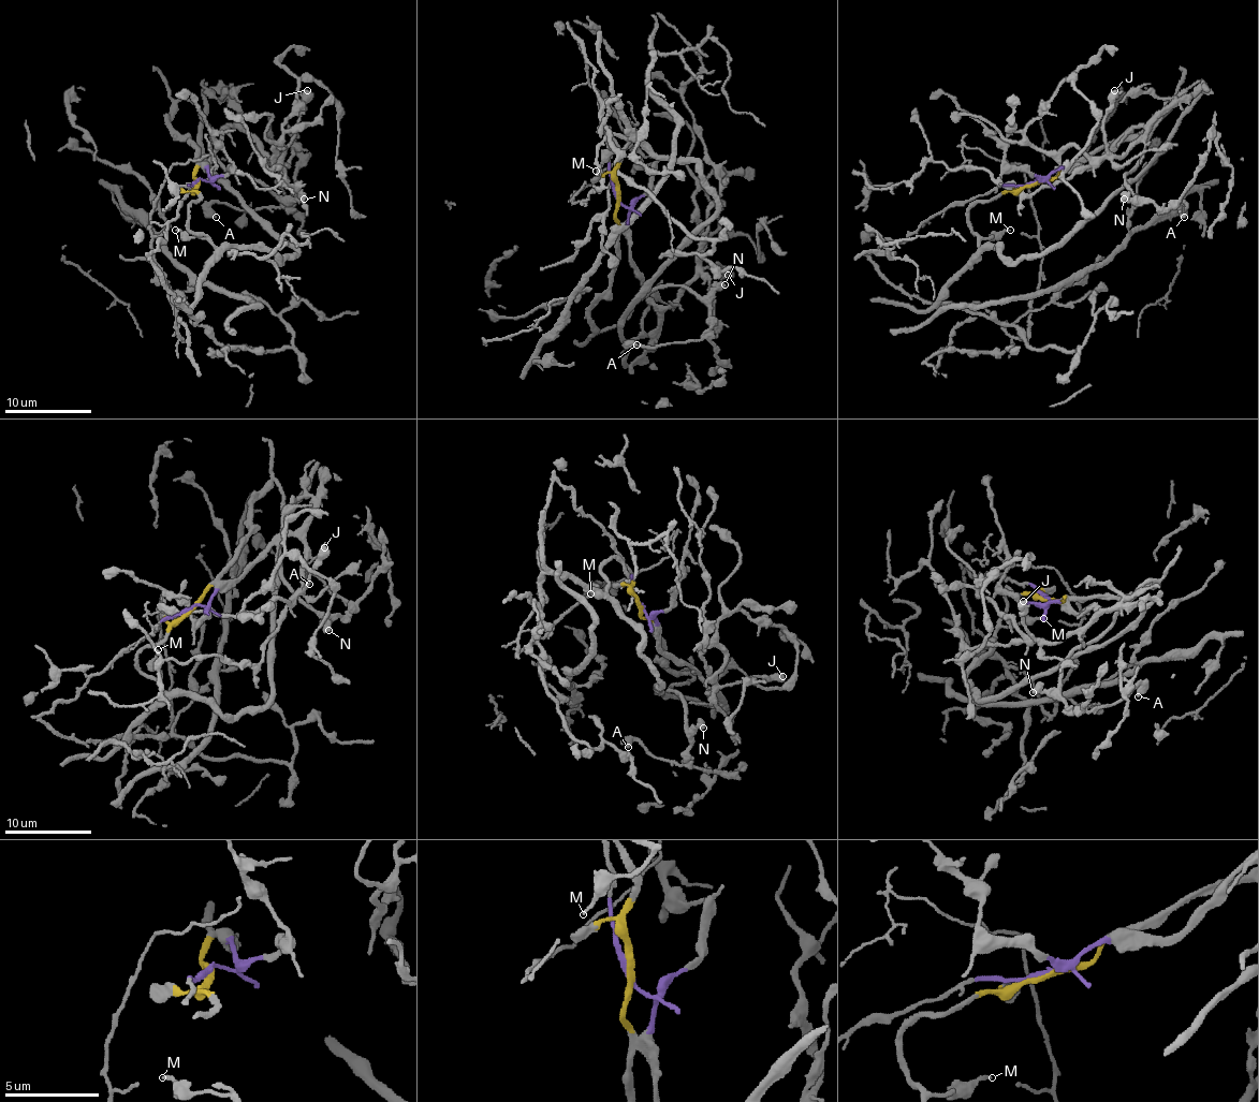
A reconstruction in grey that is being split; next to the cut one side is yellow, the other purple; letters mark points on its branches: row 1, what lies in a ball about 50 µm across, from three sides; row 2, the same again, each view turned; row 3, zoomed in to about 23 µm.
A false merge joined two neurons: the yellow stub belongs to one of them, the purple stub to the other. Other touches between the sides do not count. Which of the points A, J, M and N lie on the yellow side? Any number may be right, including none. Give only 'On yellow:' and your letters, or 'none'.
On yellow: A, M, N

